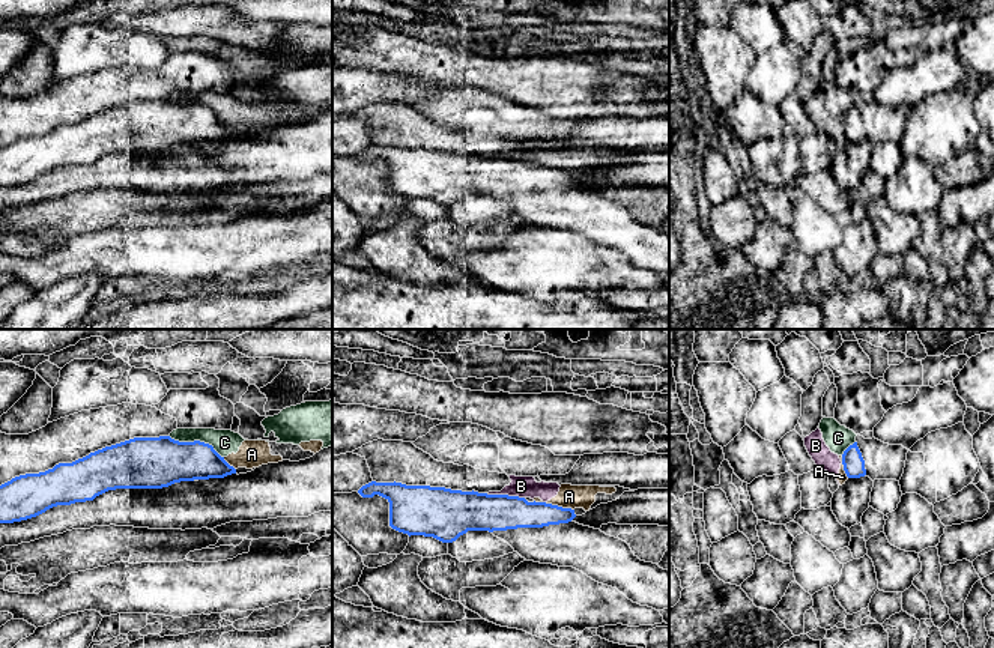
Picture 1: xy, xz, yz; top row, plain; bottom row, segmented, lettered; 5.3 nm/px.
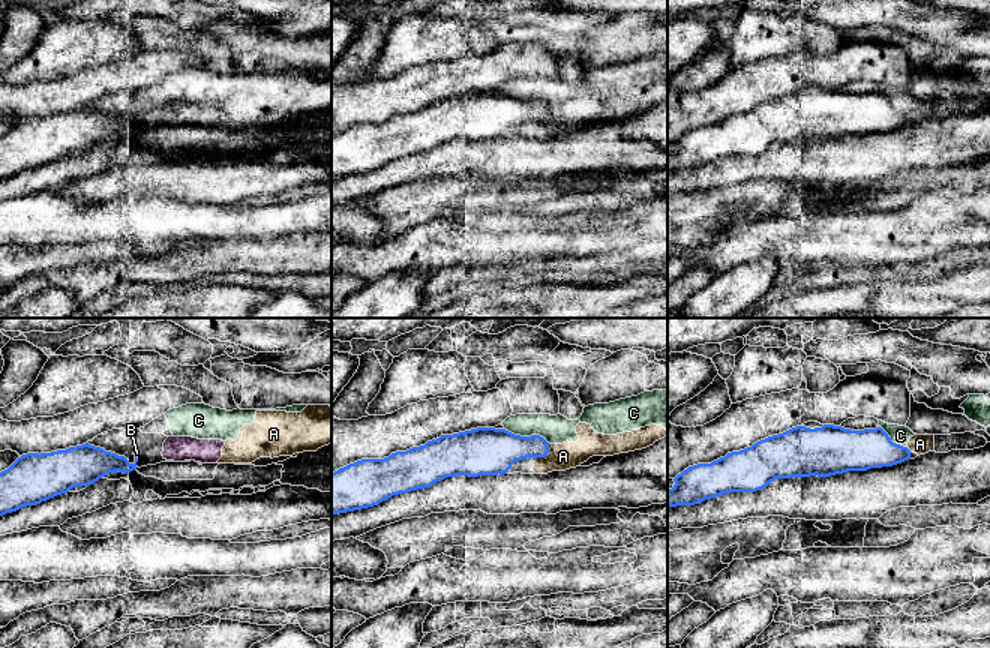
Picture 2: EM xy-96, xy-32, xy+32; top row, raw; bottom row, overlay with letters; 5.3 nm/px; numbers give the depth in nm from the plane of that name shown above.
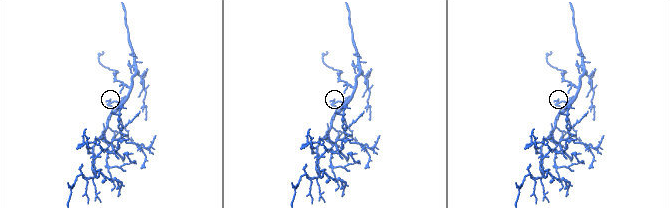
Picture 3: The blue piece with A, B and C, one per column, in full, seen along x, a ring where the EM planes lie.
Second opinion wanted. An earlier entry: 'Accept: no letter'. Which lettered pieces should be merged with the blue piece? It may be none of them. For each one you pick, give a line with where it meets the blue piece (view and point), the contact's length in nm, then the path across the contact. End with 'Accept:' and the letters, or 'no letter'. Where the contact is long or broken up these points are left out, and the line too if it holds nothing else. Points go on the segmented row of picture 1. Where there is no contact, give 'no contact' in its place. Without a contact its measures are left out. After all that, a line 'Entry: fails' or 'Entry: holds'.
Accept: no letter
Entry: holds

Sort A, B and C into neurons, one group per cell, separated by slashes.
A B C

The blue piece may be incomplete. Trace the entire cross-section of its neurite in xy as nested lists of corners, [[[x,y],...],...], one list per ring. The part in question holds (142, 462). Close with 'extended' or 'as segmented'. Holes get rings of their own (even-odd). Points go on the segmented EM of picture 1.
[[[170,436],[134,438],[105,447],[72,463],[59,463],[39,474],[26,474],[0,486],[0,523],[36,517],[57,505],[93,501],[116,489],[162,489],[180,481],[224,478],[236,474],[212,445],[179,442]]]; as segmented

